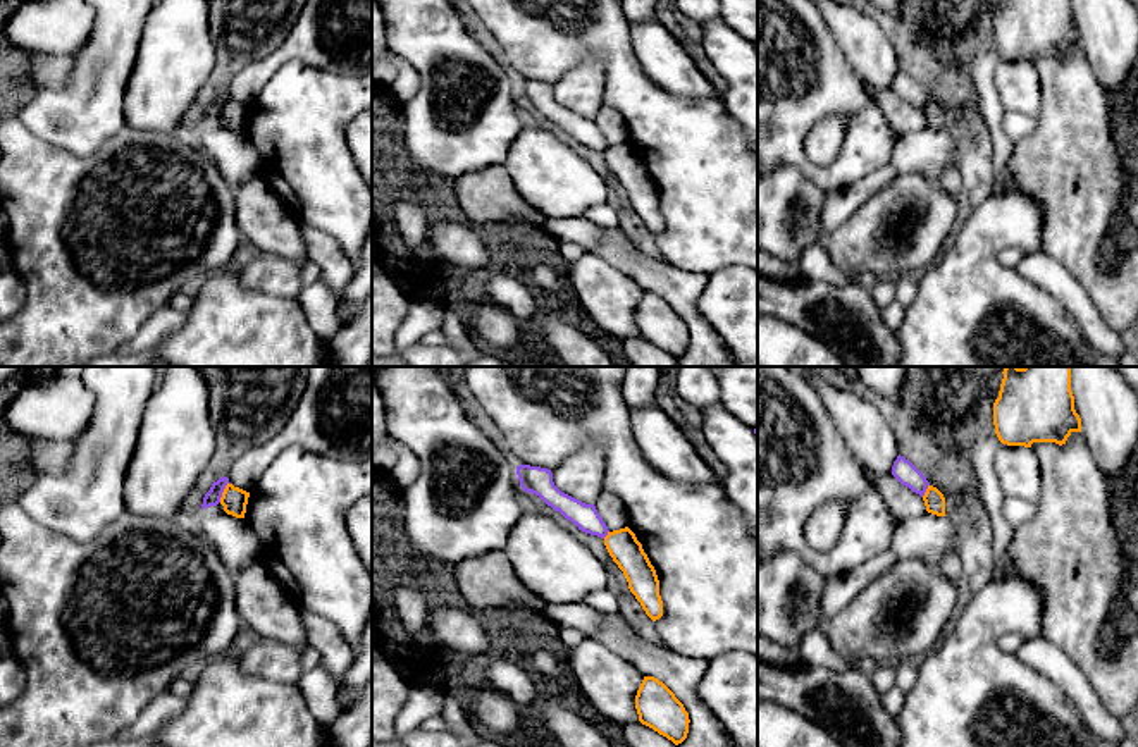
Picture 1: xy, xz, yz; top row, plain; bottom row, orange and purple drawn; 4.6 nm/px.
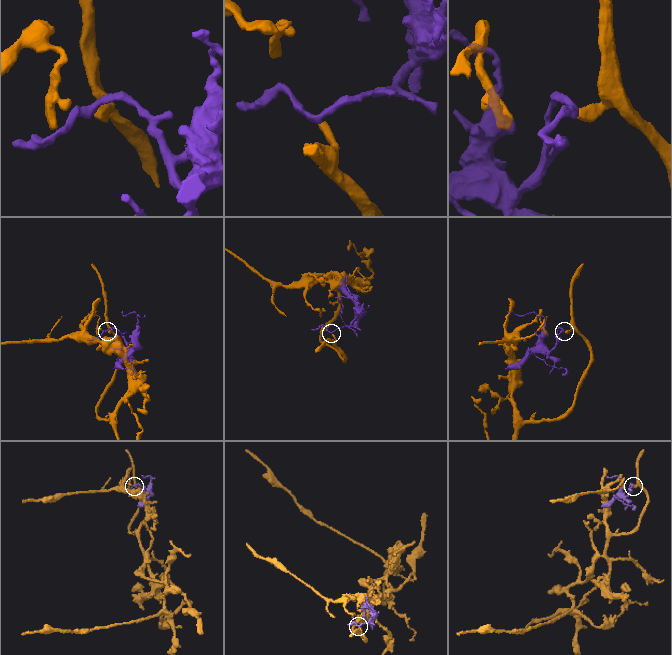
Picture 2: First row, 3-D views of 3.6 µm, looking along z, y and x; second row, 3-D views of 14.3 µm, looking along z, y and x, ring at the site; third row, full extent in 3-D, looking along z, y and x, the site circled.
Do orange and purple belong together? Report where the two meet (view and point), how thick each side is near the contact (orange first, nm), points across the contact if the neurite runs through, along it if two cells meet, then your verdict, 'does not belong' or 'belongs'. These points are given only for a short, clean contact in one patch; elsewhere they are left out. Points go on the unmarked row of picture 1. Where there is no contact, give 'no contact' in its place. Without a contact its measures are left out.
xy (222, 107) | 120/80 nm | along xy (228, 97), (219, 116) | does not belong

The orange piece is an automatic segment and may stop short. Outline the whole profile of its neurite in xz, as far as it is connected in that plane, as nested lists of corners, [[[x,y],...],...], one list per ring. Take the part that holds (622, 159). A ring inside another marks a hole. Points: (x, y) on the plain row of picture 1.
[[[628,141],[608,146],[604,160],[623,186],[630,207],[640,217],[646,229],[652,236],[659,234],[663,231],[659,194],[635,148]]]

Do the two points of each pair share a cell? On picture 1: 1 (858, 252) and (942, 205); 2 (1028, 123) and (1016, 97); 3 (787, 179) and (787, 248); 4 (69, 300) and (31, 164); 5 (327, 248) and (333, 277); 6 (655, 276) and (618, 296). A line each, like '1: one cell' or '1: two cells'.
1: one cell
2: two cells
3: one cell
4: one cell
5: one cell
6: two cells

